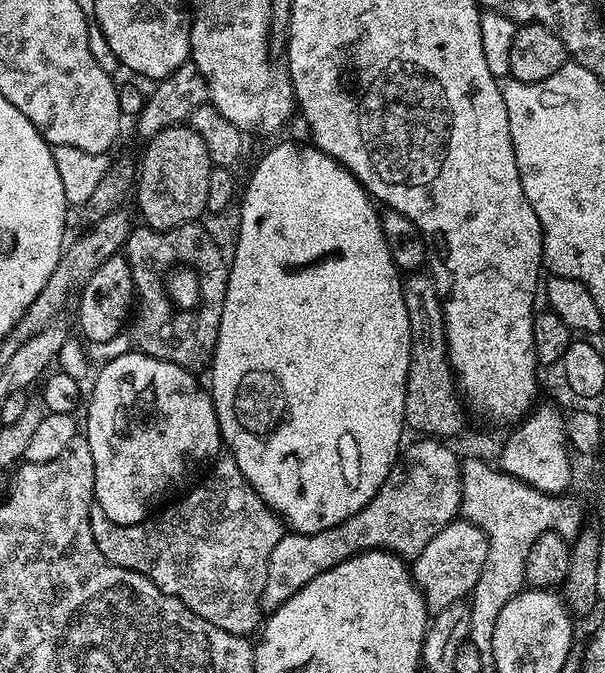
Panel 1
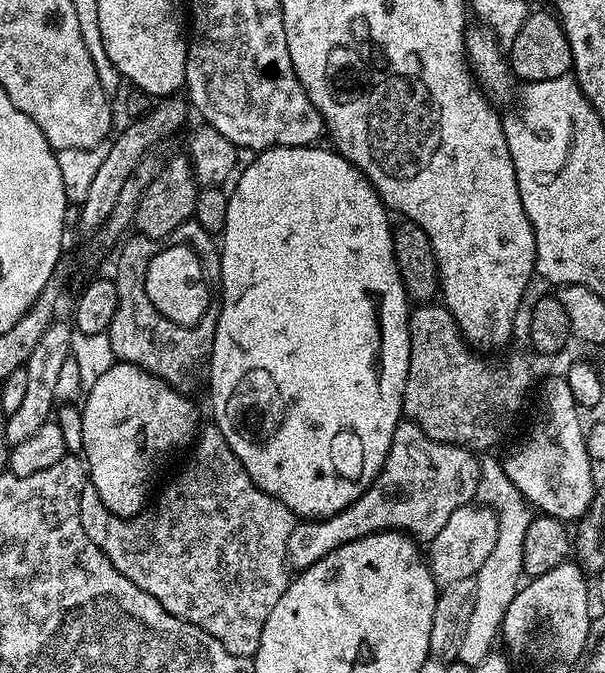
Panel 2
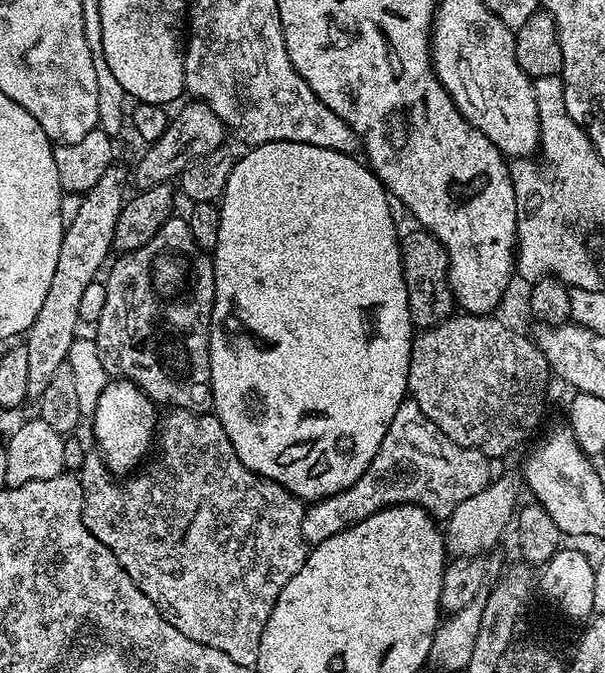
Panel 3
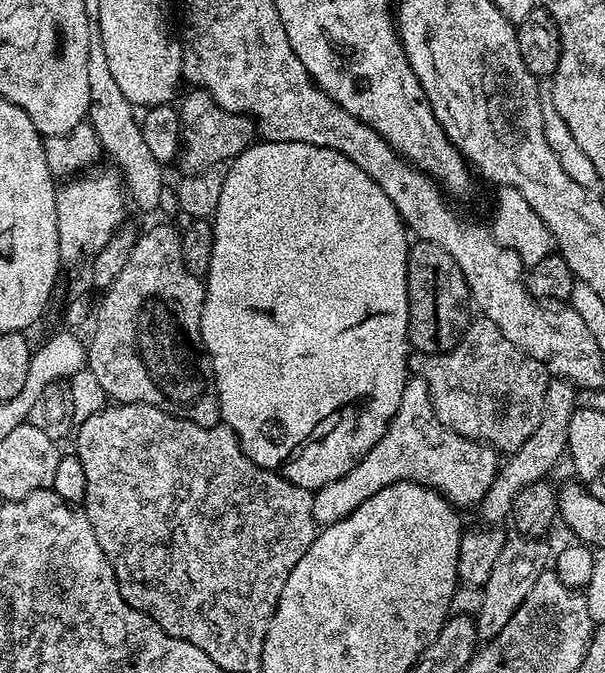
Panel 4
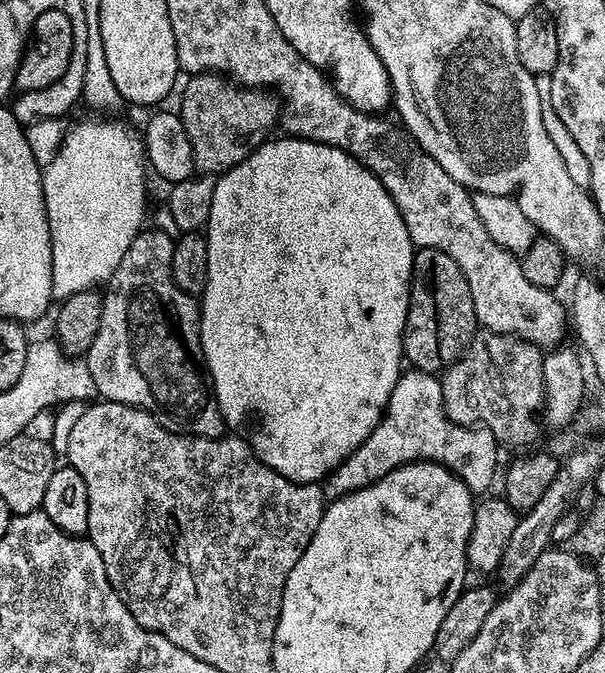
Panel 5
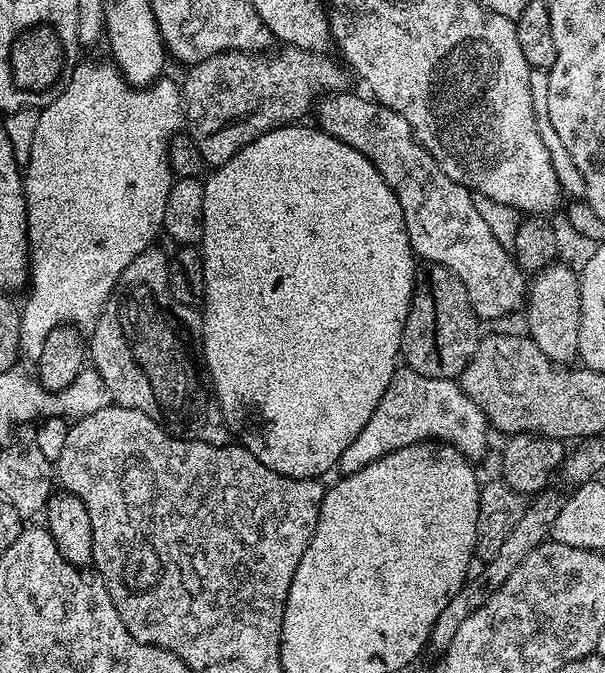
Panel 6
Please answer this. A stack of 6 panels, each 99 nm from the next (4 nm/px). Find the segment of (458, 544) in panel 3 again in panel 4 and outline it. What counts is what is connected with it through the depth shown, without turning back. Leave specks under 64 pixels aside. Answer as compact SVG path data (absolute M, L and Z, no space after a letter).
M557 378L549 379L538 430L534 430L534 434L530 438L526 438L526 442L522 442L522 446L517 452L511 453L505 459L508 460L505 464L503 461L499 465L490 490L486 490L486 494L479 502L478 511L480 511L480 516L484 519L481 521L485 525L492 526L497 522L507 521L512 515L514 498L518 498L520 491L534 482L545 479L549 475L547 472L554 471L556 463L562 458L565 459L568 451L567 434L570 429L570 420L578 407L576 394L578 394L578 388L570 381Z

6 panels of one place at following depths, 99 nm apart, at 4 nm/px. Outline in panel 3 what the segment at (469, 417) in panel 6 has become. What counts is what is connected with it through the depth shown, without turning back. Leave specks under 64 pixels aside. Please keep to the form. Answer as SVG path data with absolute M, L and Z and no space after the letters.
M406 398L400 403L394 422L390 422L390 430L386 430L386 438L382 438L378 454L374 454L362 478L358 478L354 486L305 507L302 534L309 545L315 546L370 518L370 514L393 508L395 504L416 504L437 521L447 521L461 502L478 494L478 490L490 482L489 463L489 457L477 448L458 446L458 442L446 438L446 434L442 434L442 430L438 430L422 410L418 410L418 402Z

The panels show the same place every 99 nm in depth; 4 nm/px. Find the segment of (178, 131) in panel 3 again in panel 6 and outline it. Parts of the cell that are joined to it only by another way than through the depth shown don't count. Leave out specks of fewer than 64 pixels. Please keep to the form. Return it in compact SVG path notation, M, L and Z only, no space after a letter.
M301 48L279 49L280 56L250 52L219 52L202 62L191 65L182 79L182 95L186 105L186 132L191 136L200 159L208 166L226 163L234 154L258 139L271 128L295 125L325 94L339 92L345 87L344 72L331 60L331 55L307 52Z

